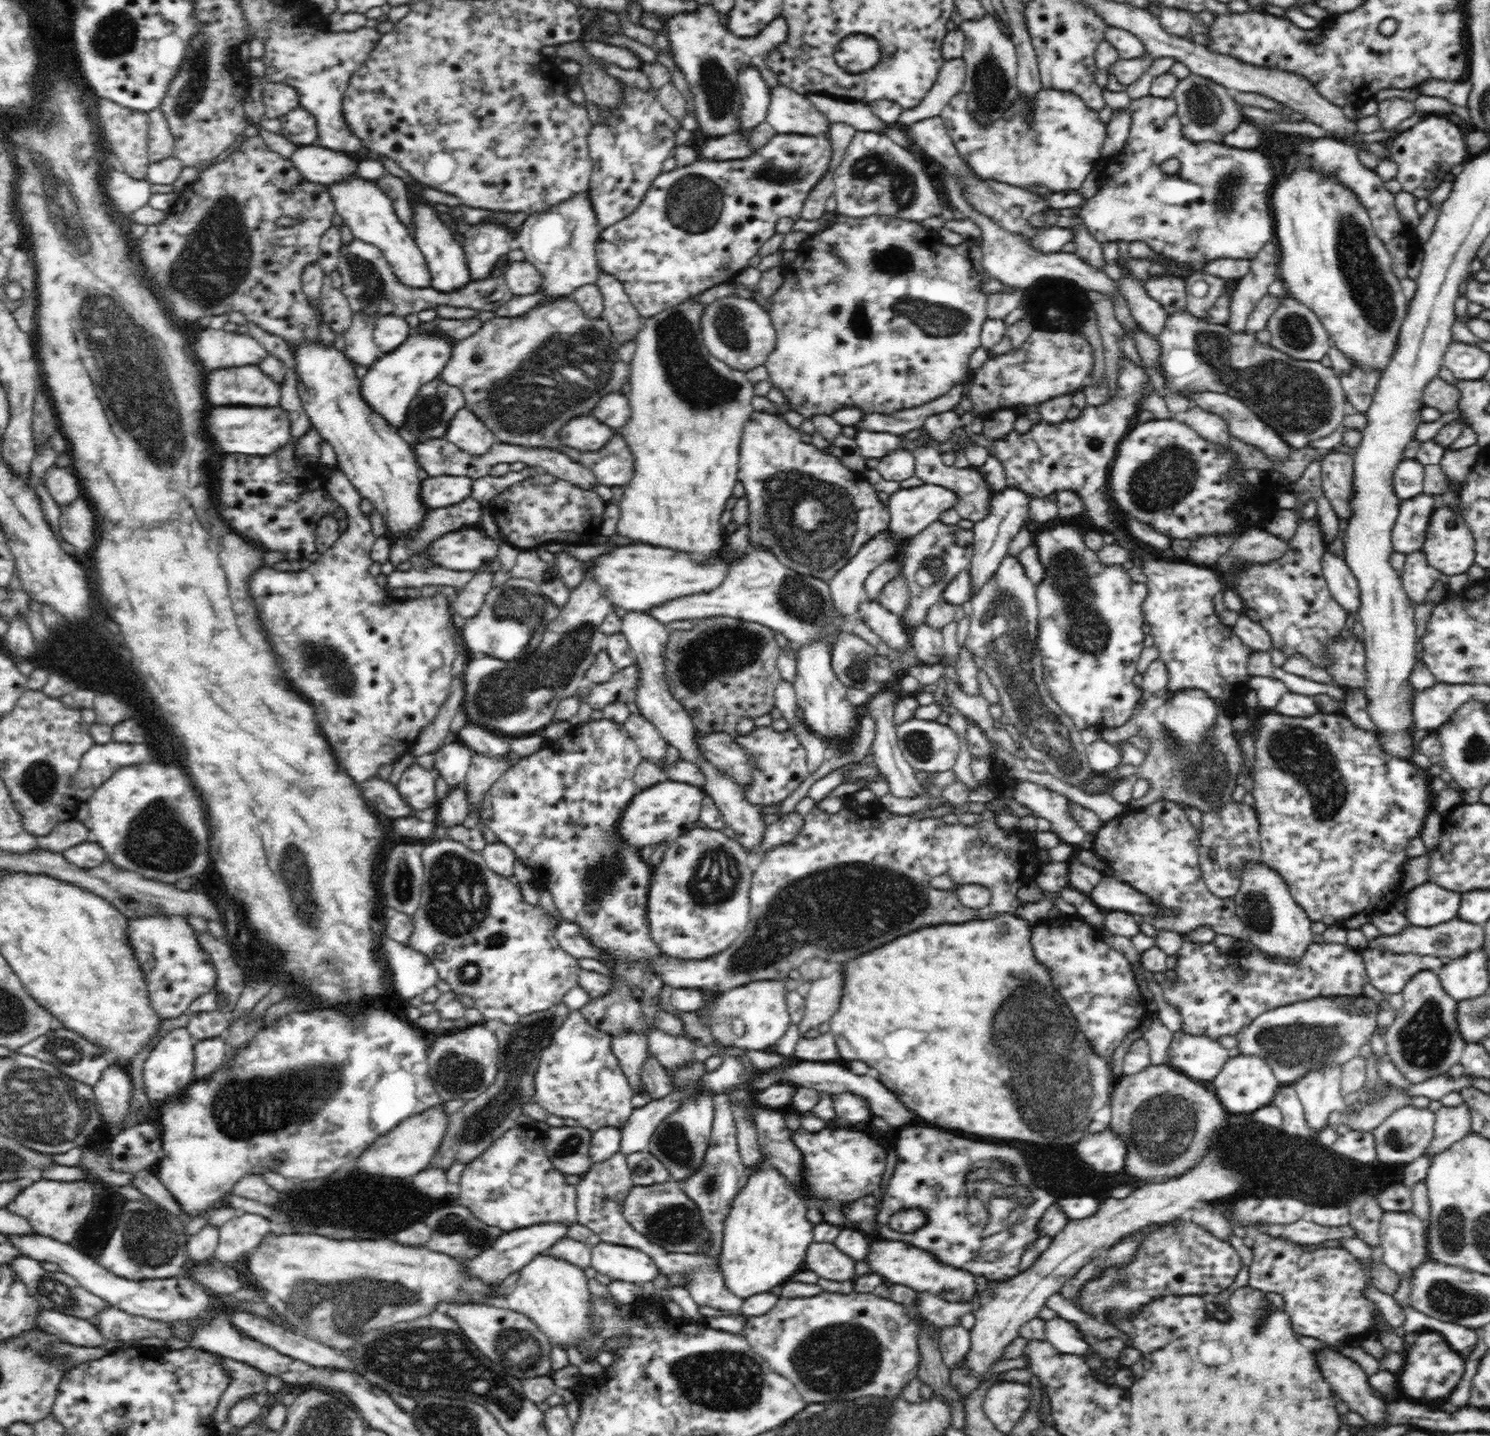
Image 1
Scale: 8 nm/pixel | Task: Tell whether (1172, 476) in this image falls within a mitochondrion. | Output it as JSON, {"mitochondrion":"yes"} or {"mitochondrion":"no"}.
{"mitochondrion":"yes"}

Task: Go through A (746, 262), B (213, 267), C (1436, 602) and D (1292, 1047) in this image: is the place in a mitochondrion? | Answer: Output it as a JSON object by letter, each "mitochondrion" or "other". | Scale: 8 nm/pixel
{"A":"other","B":"mitochondrion","C":"other","D":"mitochondrion"}

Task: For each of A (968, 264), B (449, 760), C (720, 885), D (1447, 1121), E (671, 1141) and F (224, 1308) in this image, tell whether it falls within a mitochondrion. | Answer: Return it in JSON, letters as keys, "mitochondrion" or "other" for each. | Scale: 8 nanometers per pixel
{"A":"other","B":"other","C":"mitochondrion","D":"other","E":"mitochondrion","F":"other"}

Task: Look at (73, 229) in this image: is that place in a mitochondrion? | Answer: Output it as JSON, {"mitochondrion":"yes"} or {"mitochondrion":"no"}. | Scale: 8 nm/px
{"mitochondrion":"yes"}

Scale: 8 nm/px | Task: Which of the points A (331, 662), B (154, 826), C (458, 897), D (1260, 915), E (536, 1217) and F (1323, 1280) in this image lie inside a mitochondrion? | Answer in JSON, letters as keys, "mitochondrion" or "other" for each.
{"A":"mitochondrion","B":"mitochondrion","C":"mitochondrion","D":"mitochondrion","E":"other","F":"mitochondrion"}

